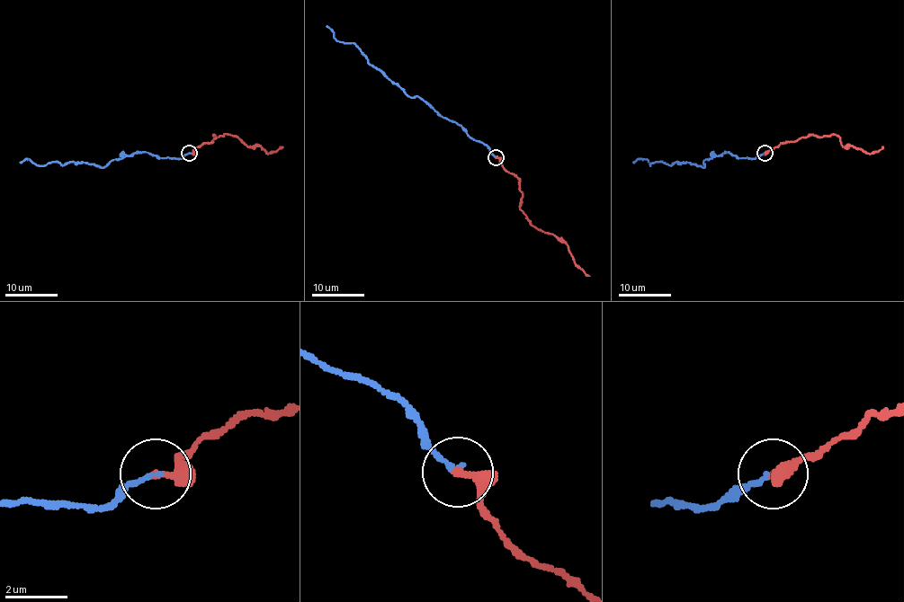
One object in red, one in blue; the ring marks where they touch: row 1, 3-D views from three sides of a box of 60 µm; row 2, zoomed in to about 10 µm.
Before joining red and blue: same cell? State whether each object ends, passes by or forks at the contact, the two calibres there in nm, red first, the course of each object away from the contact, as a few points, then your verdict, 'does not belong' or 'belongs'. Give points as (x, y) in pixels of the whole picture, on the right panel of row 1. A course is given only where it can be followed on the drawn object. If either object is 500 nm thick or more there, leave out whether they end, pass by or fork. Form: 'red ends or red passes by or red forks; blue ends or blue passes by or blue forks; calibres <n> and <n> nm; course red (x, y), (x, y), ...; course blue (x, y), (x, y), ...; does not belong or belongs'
red passes by; blue ends; calibres 240 and 160 nm; course red (764, 153), (786, 141), (832, 134), (840, 138), (844, 146), (851, 146), (869, 153), (878, 152), (883, 146); course blue (764, 153), (752, 158), (725, 152), (705, 160), (702, 167), (676, 163), (650, 165), (646, 160), (633, 163); belongs

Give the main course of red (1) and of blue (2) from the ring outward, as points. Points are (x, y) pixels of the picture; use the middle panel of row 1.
1: (496, 156), (518, 179), (523, 193), (520, 209), (529, 222), (560, 238), (574, 261), (589, 276)
2: (496, 156), (454, 121), (419, 98), (407, 95), (376, 69), (353, 43), (342, 43), (326, 26)

